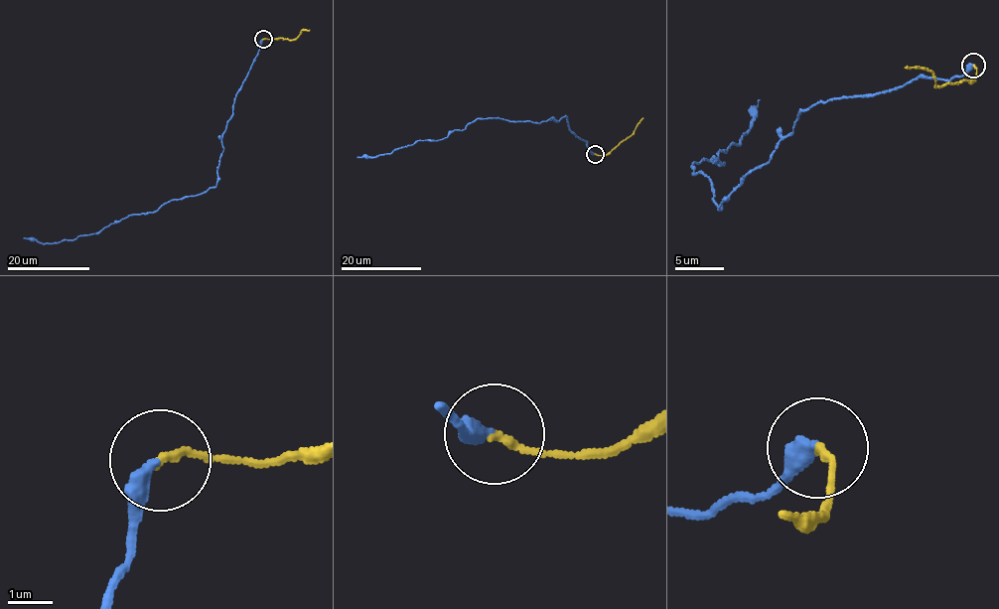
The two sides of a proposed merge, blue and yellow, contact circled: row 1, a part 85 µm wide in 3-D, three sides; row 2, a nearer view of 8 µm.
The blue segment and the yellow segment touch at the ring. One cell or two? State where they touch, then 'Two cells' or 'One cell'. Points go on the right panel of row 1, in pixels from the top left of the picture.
Place: (973, 66). One cell

